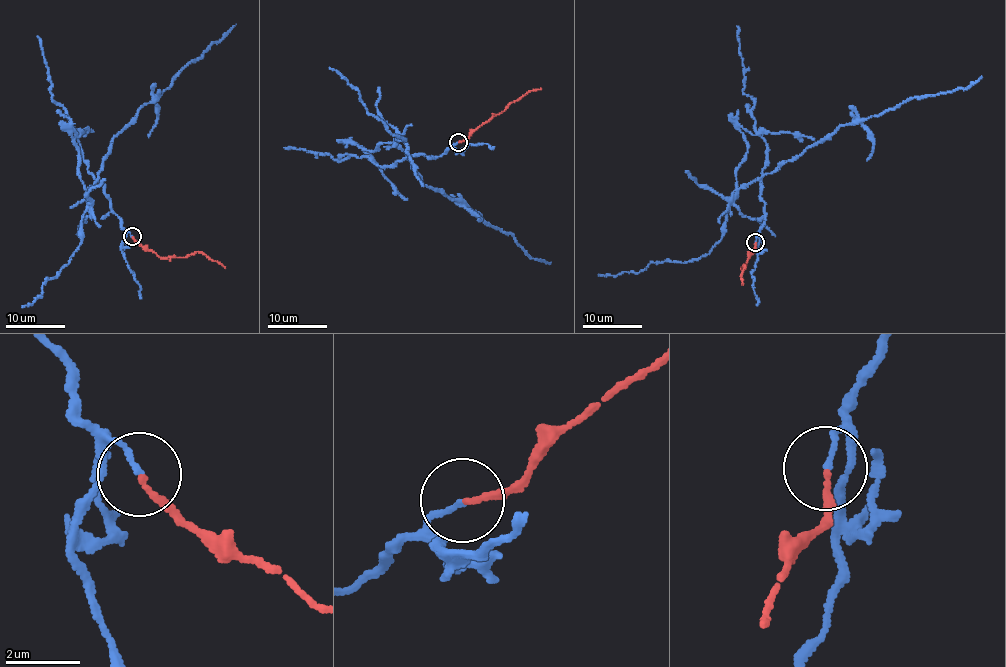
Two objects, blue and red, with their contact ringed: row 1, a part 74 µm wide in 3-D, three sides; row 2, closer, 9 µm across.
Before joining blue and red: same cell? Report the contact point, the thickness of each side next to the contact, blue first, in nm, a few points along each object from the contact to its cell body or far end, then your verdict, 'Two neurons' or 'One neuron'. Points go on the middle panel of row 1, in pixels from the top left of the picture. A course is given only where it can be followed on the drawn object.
Place: (458, 142). Thickness 130 nm (blue) against 150 nm. Course of blue: (459, 142), (435, 157), (406, 157), (424, 186), (464, 199), (490, 226), (509, 232), (533, 258), (551, 262). Course of red: (459, 142), (506, 109), (510, 102), (541, 88). Two neurons

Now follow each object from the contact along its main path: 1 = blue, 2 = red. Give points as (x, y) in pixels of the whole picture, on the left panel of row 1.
1: (132, 237), (112, 210), (97, 175), (113, 136), (236, 24)
2: (132, 237), (160, 257), (185, 257), (202, 251), (225, 268)

